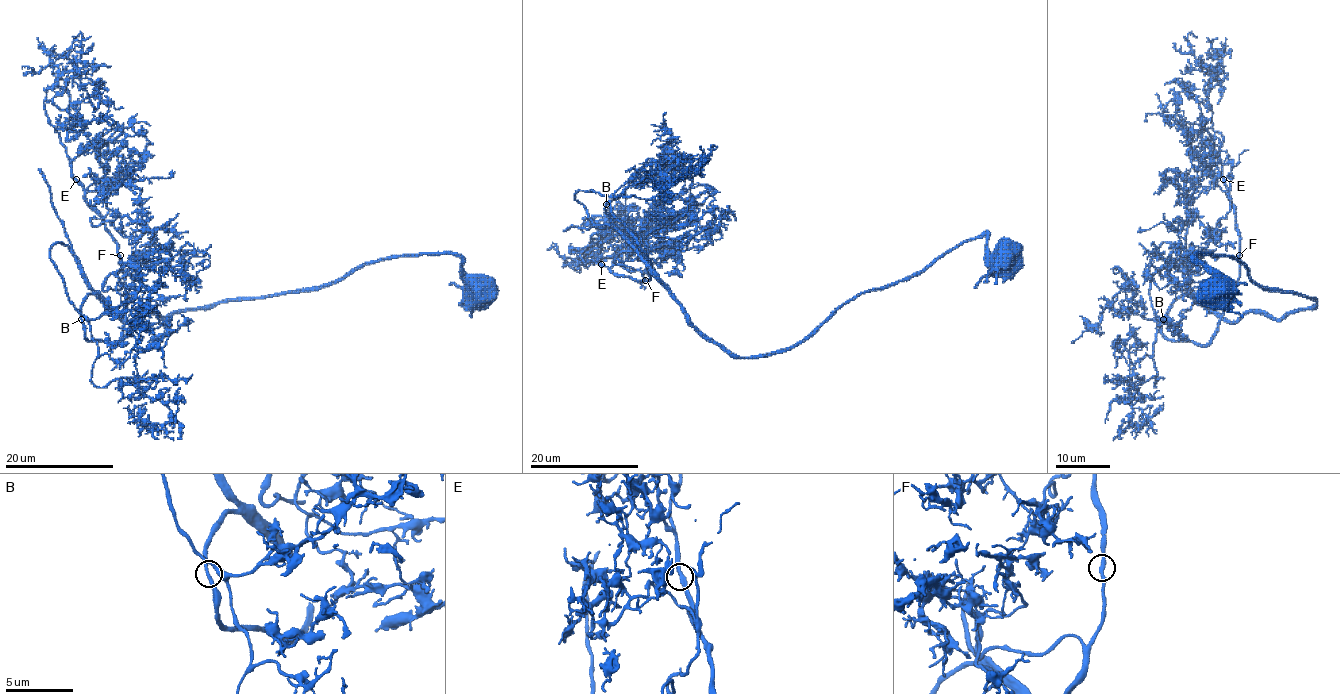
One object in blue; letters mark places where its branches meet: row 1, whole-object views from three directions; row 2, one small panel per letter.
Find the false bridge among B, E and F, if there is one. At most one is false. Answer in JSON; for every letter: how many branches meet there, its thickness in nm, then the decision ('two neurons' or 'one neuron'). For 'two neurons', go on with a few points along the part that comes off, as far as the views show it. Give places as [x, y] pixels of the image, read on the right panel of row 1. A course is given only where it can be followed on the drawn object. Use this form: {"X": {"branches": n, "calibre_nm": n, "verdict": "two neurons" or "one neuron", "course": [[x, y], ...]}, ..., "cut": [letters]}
{"B": {"branches": 2, "calibre_nm": 300, "verdict": "one neuron"}, "E": {"branches": 2, "calibre_nm": 320, "verdict": "one neuron"}, "F": {"branches": 2, "calibre_nm": 320, "verdict": "one neuron"}, "cut": []}

